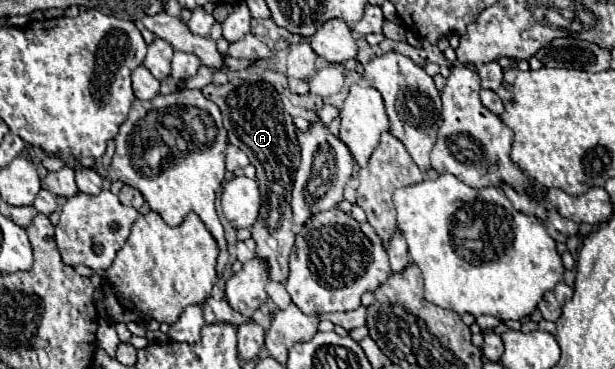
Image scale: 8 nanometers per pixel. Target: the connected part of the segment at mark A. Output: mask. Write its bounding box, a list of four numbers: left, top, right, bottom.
[202,82,300,282]

